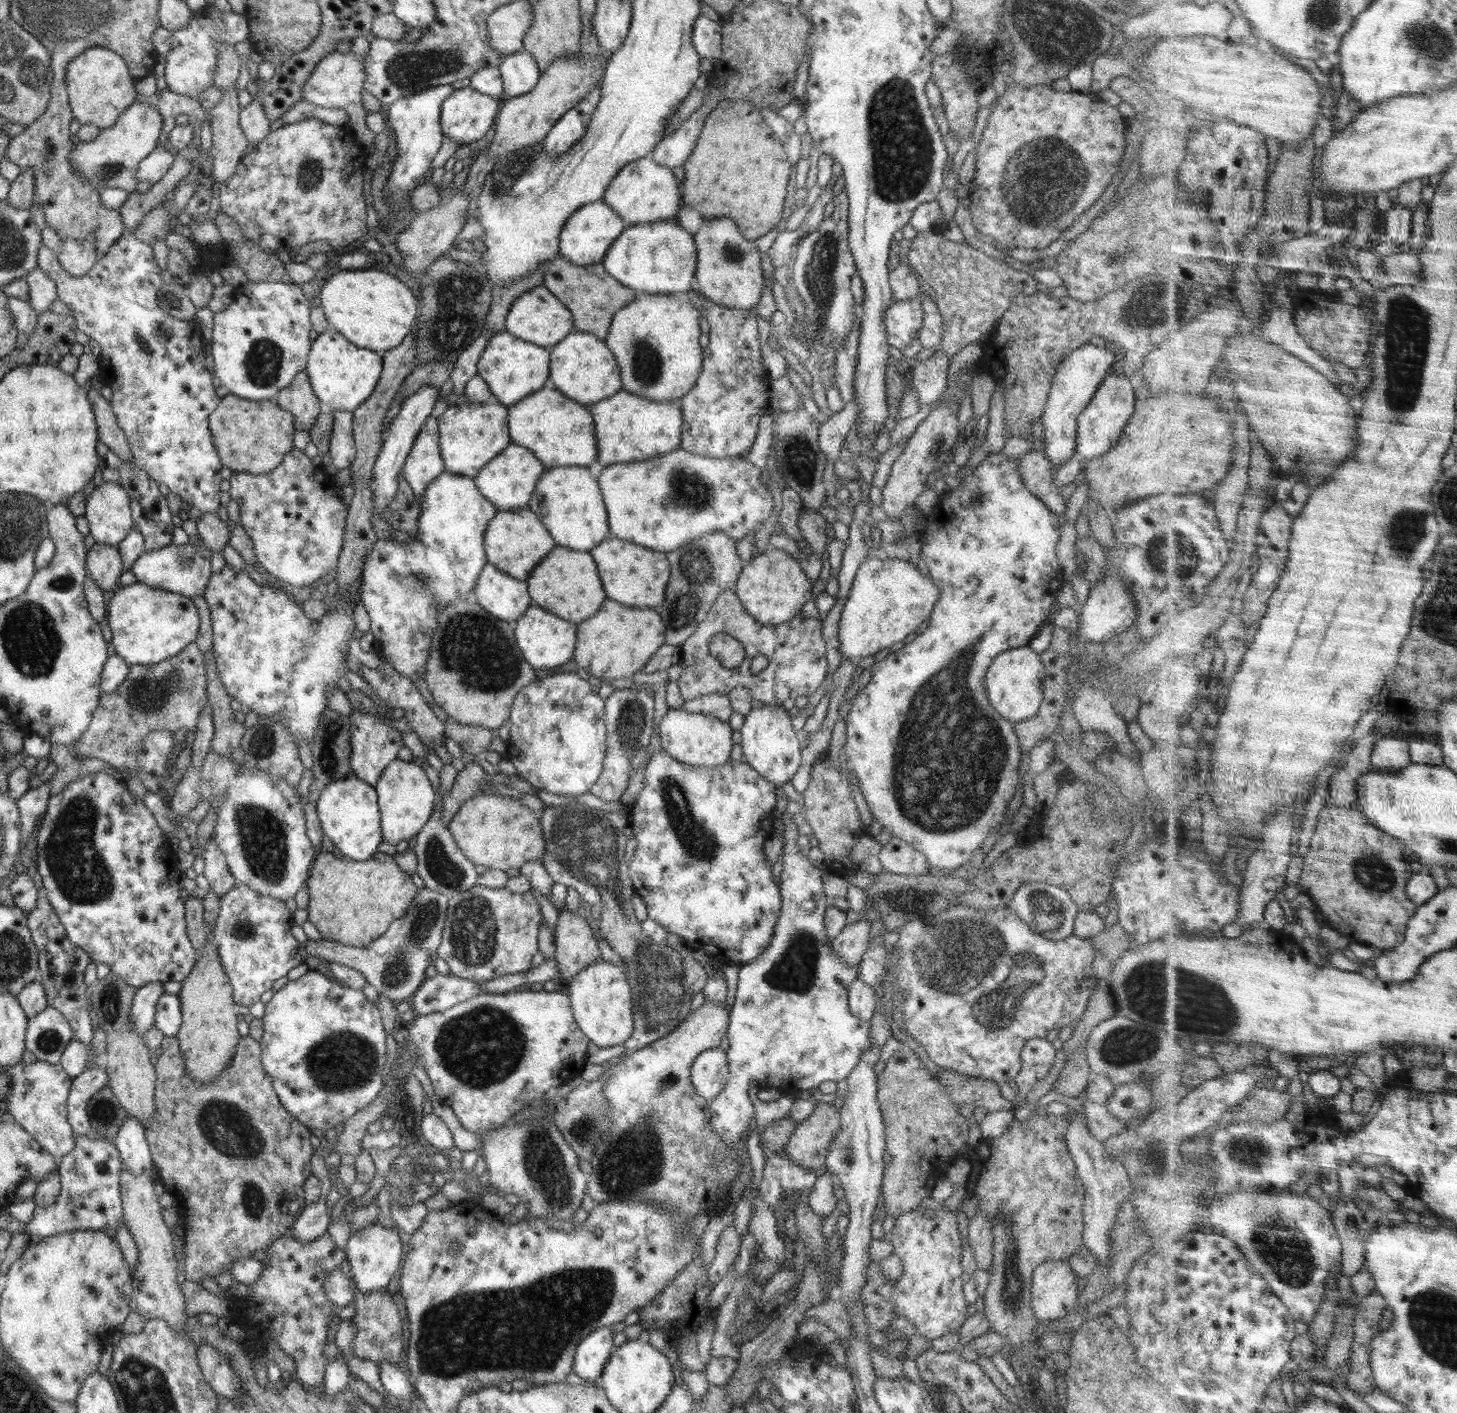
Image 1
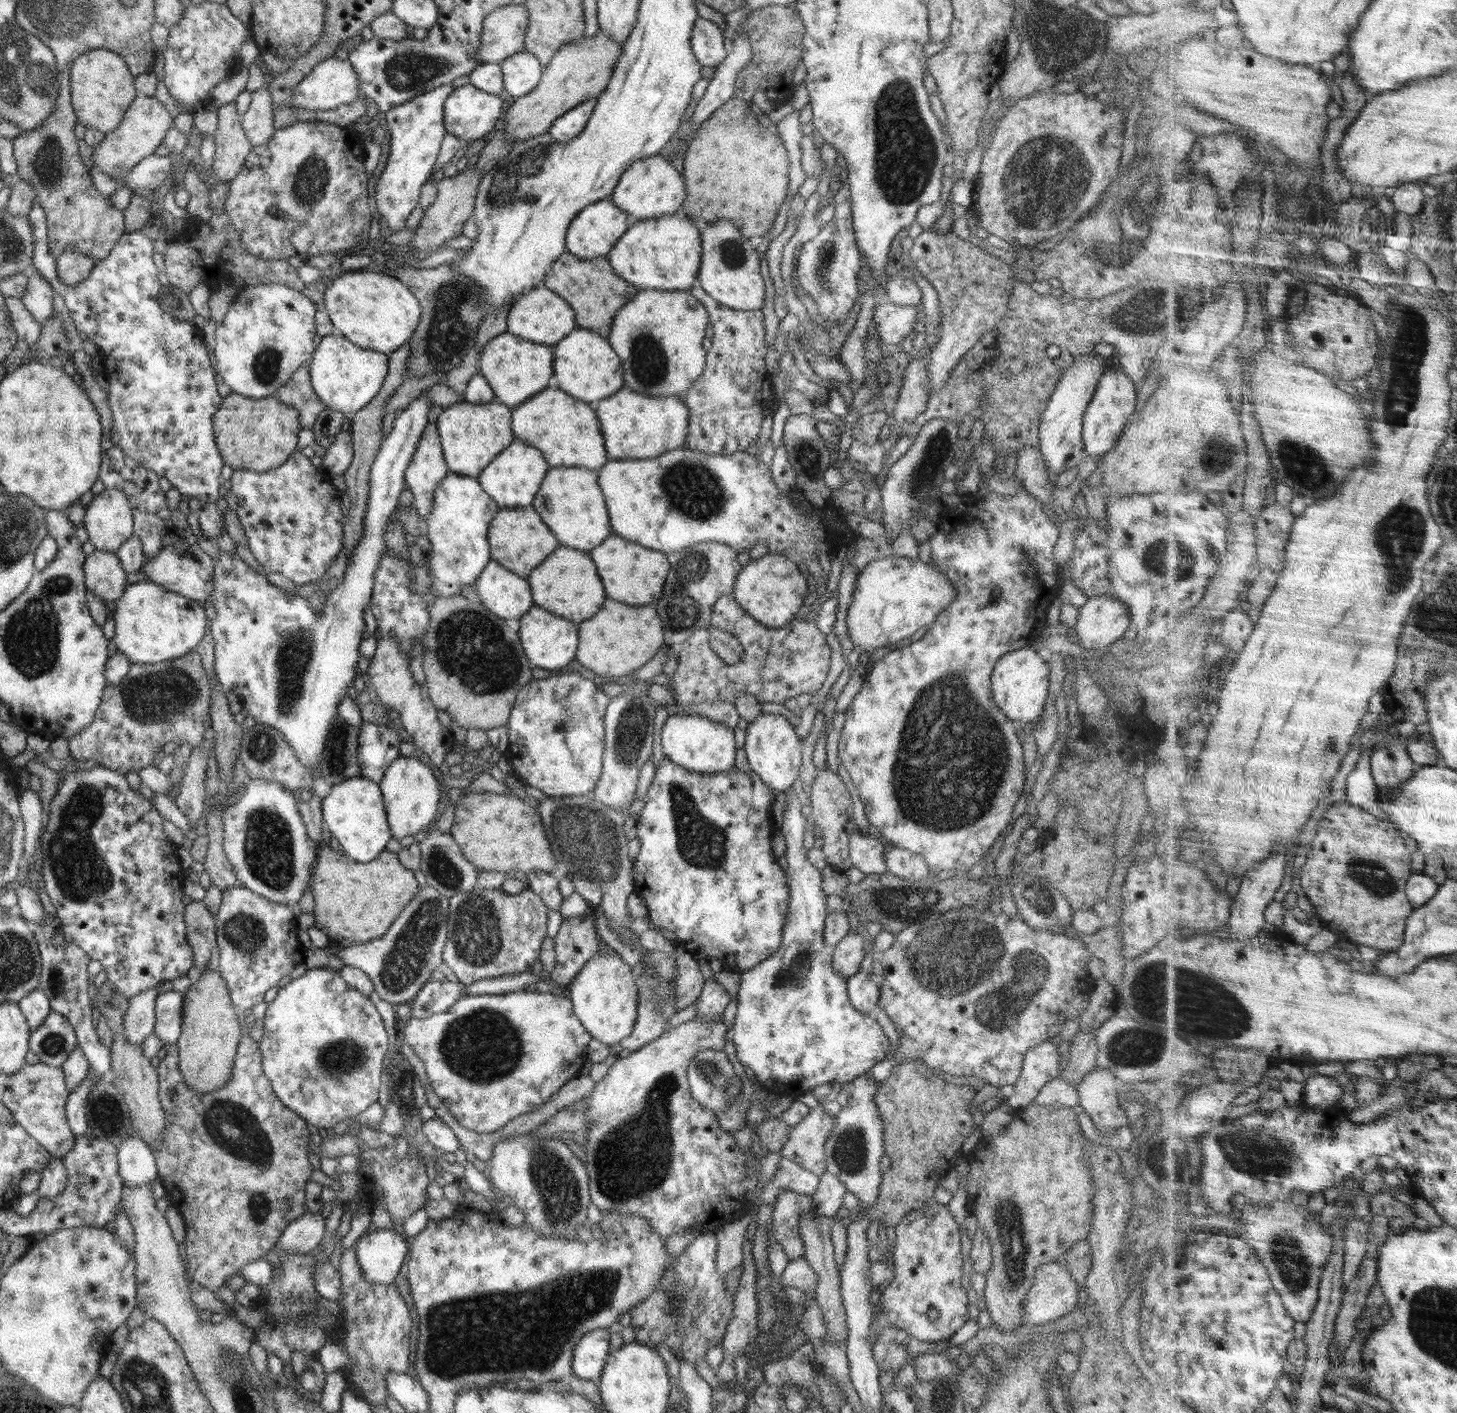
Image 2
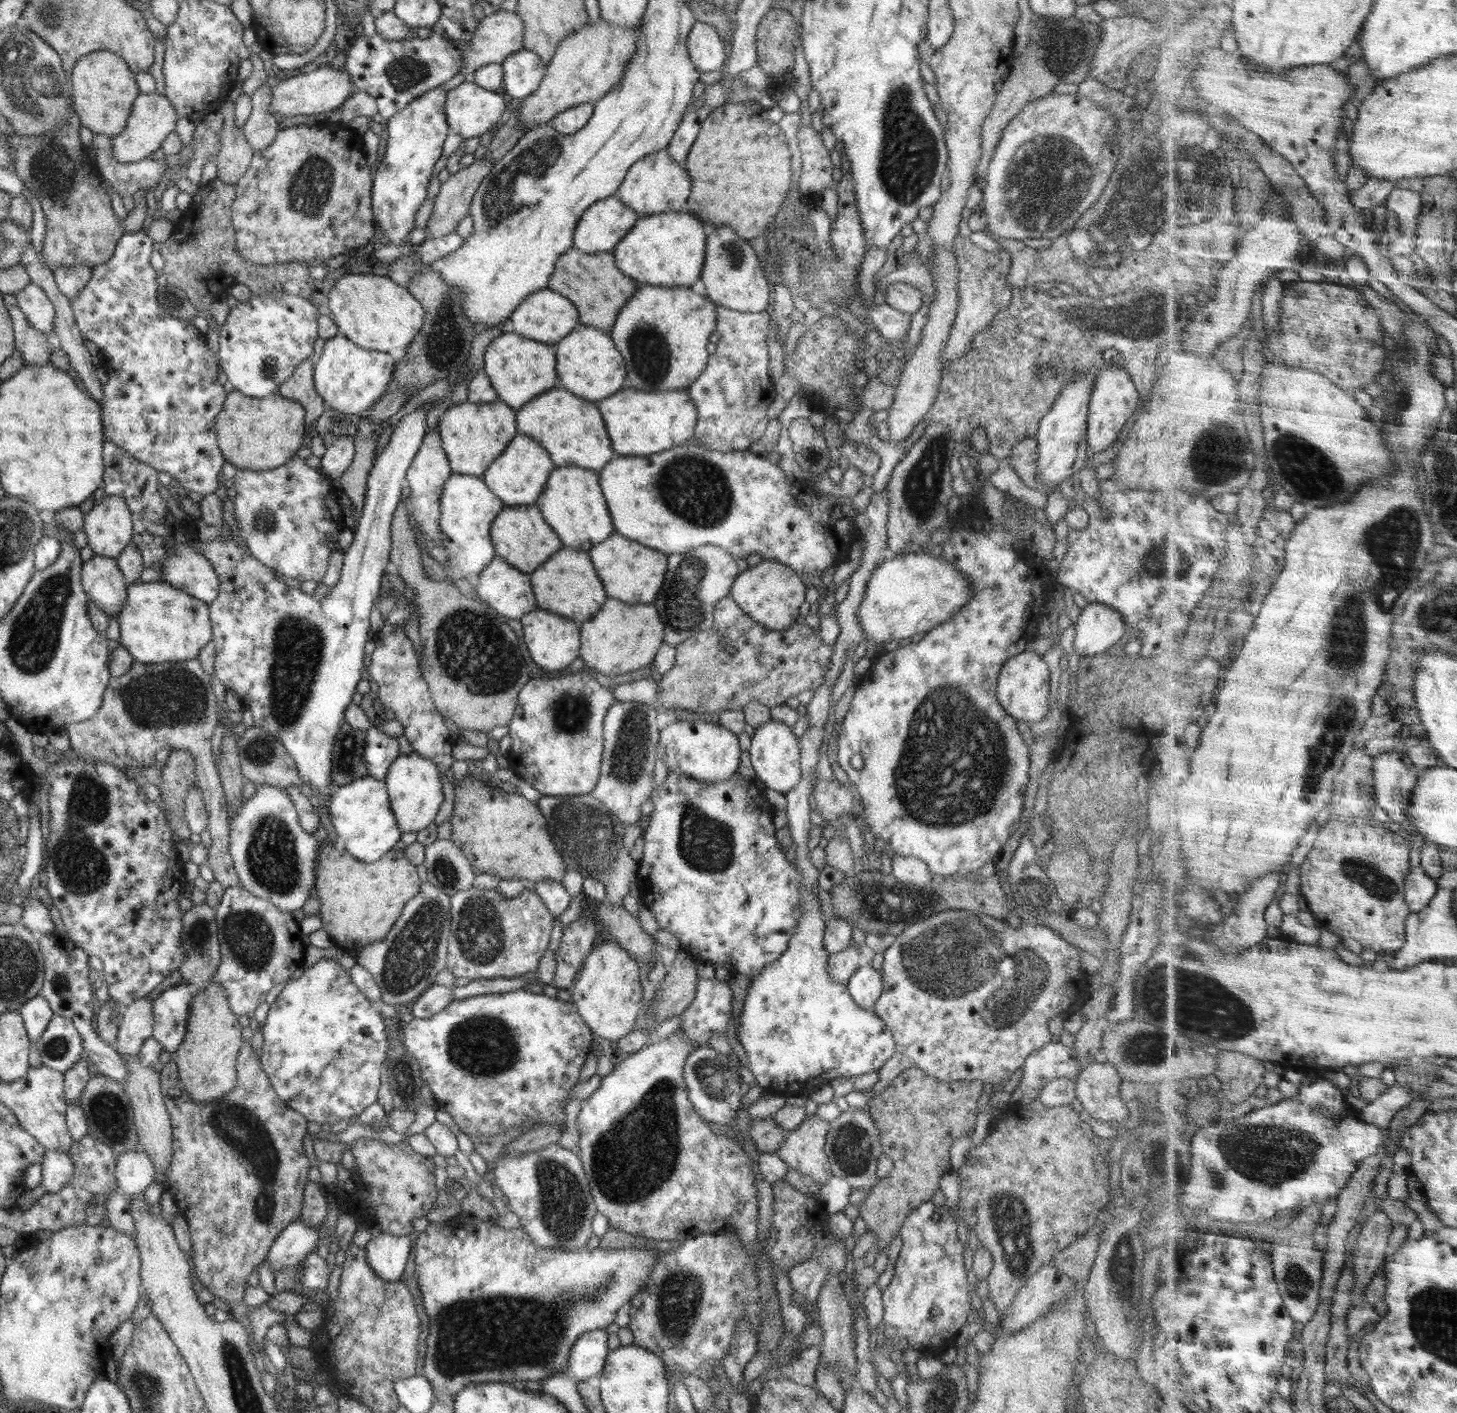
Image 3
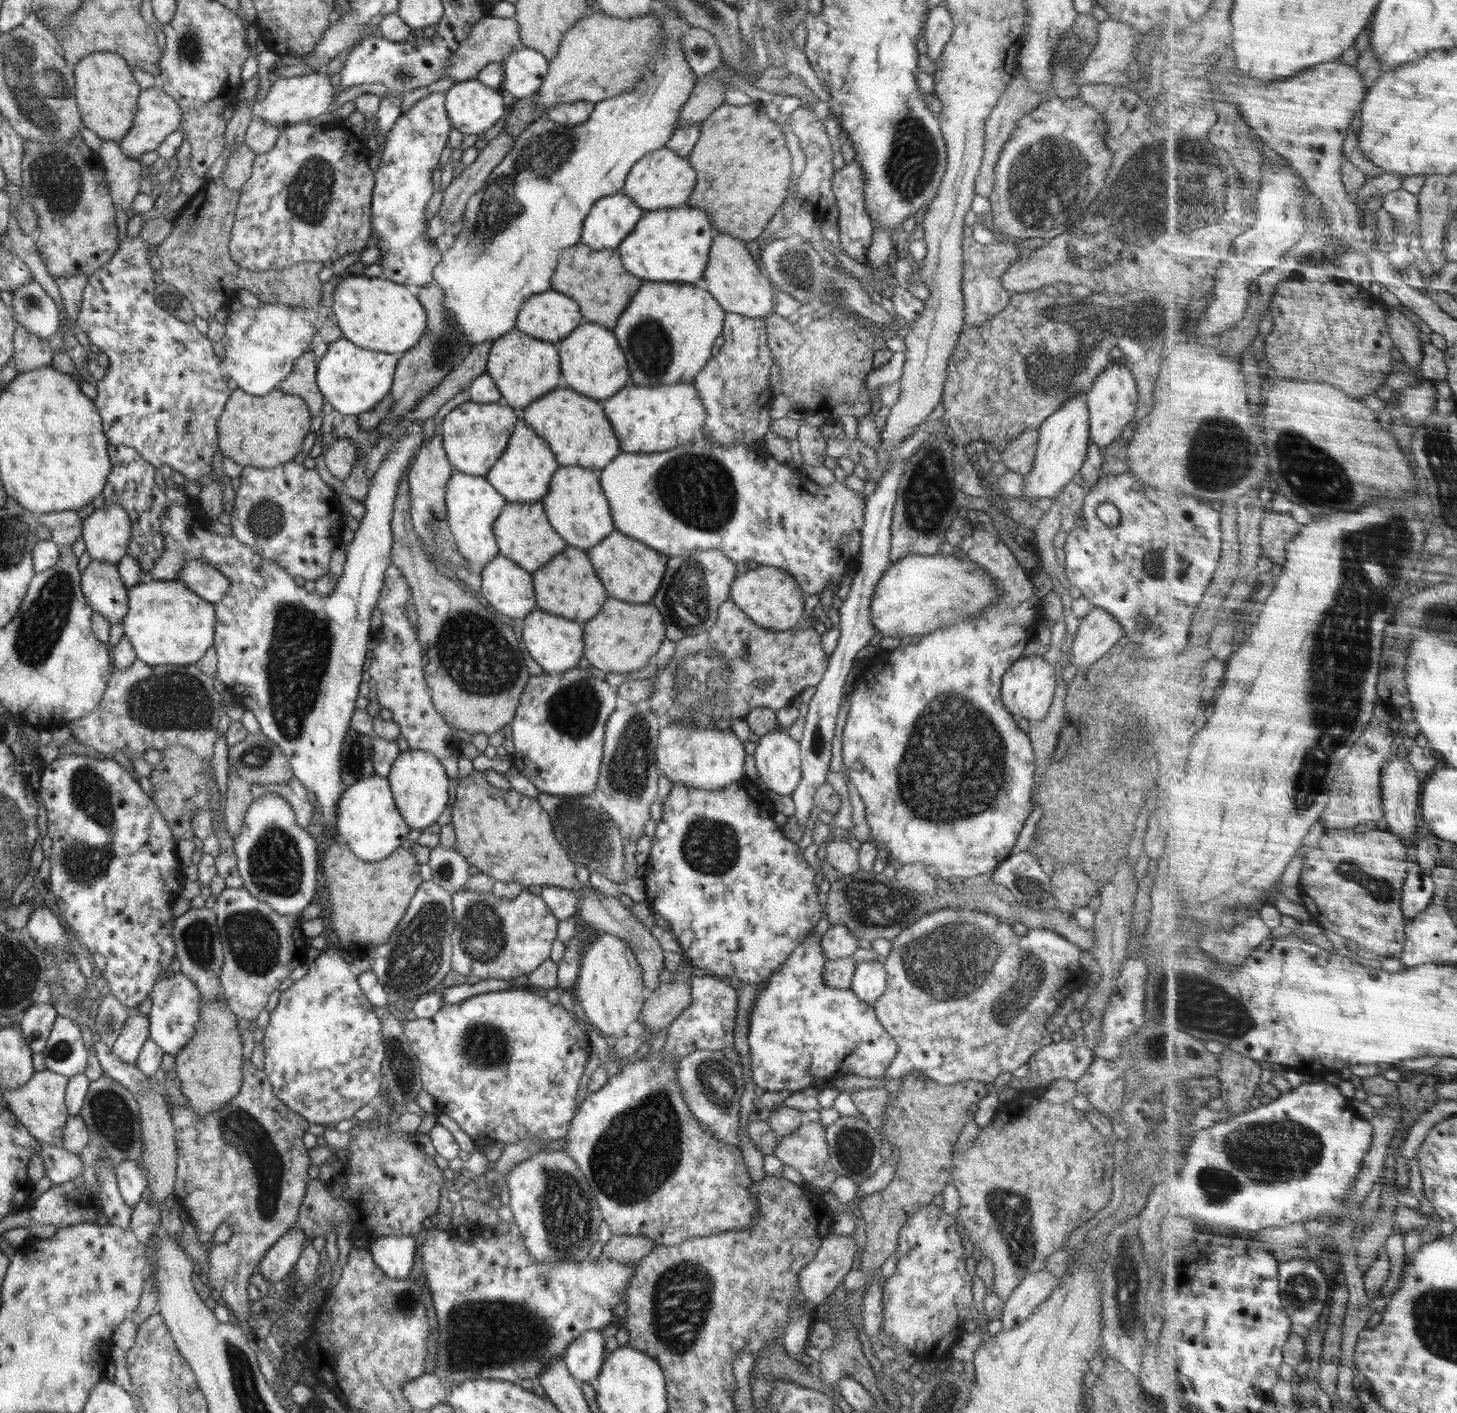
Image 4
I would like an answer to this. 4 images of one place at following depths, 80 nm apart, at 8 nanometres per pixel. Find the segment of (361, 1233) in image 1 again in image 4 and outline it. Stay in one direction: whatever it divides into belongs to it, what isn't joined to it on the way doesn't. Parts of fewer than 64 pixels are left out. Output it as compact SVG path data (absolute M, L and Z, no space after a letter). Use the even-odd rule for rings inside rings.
M410 1235L378 1237L370 1253L374 1263L390 1279L408 1279L416 1256L416 1238Z

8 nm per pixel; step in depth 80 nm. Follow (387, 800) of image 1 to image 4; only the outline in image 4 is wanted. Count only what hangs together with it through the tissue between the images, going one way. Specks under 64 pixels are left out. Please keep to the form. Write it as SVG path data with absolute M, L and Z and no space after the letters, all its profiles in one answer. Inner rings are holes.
M411 749L401 752L396 762L392 764L387 780L390 782L398 811L412 831L430 827L437 822L447 808L448 800L450 800L449 777L444 766L440 765L440 761L432 753Z

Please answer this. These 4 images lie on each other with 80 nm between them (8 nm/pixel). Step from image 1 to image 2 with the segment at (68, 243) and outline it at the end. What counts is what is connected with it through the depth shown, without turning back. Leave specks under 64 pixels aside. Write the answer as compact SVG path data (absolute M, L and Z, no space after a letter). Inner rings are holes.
M66 247L56 257L56 261L58 280L68 288L74 288L76 284L84 282L95 269L96 263L96 260L88 255L78 254L72 247Z

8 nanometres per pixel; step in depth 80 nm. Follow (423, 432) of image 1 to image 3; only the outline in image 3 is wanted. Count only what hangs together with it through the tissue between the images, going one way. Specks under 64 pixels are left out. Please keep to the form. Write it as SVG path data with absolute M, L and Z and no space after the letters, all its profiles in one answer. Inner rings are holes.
M432 428L430 432L424 435L422 444L412 459L412 464L408 467L406 478L410 486L410 496L408 498L408 506L411 508L414 522L417 522L417 531L428 534L436 545L442 545L439 528L439 518L441 515L440 499L442 496L443 484L450 478L453 473L449 465L446 451L442 448L441 436L436 428Z

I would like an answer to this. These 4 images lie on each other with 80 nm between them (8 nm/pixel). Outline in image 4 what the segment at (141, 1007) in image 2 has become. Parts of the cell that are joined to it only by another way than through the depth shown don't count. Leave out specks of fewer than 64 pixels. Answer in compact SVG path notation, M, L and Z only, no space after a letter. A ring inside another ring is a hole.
M136 1006L129 1008L129 1015L125 1023L111 1049L122 1062L134 1065L143 1044L149 1039L149 1019L140 1013Z

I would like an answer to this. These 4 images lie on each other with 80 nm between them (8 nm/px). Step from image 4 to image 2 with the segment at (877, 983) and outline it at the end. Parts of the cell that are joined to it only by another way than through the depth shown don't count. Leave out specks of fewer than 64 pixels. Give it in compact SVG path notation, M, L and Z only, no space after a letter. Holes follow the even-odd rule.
M859 971L847 978L847 993L850 1004L862 1014L874 1015L879 1002L881 990L872 977L872 972Z

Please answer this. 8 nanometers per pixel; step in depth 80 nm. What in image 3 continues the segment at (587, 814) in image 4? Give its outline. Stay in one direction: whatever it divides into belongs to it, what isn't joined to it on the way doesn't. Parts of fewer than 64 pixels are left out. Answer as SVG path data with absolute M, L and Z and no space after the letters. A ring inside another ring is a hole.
M591 794L576 795L569 797L543 795L536 802L538 809L542 812L544 819L548 821L548 831L551 834L552 842L556 845L557 851L562 855L567 870L577 870L584 877L595 878L596 881L606 887L606 901L615 908L622 906L624 897L630 891L630 885L637 880L637 862L632 859L629 851L622 843L625 832L622 822L604 806L600 800L593 798Z

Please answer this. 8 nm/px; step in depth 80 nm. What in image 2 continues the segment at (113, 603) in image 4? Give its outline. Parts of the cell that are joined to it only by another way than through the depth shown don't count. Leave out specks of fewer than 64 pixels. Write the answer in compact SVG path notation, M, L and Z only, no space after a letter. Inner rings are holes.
M94 550L85 558L85 586L88 591L92 591L99 596L105 603L107 600L116 602L124 589L129 584L126 580L126 572L120 564L118 555L113 552Z

